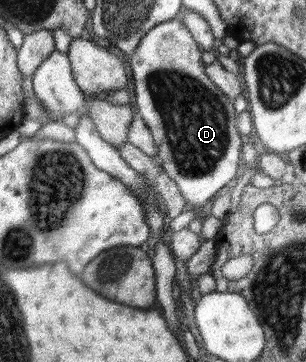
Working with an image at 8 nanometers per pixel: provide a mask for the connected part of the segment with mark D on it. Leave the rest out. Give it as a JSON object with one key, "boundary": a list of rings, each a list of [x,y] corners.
{"boundary":[[[172,19],[152,27],[141,38],[139,46],[131,54],[131,77],[135,83],[136,113],[145,120],[158,149],[165,173],[175,181],[181,195],[196,208],[207,203],[217,191],[229,188],[240,165],[241,148],[245,138],[236,126],[234,103],[209,79],[201,59],[203,50],[191,36],[181,20]]]}

